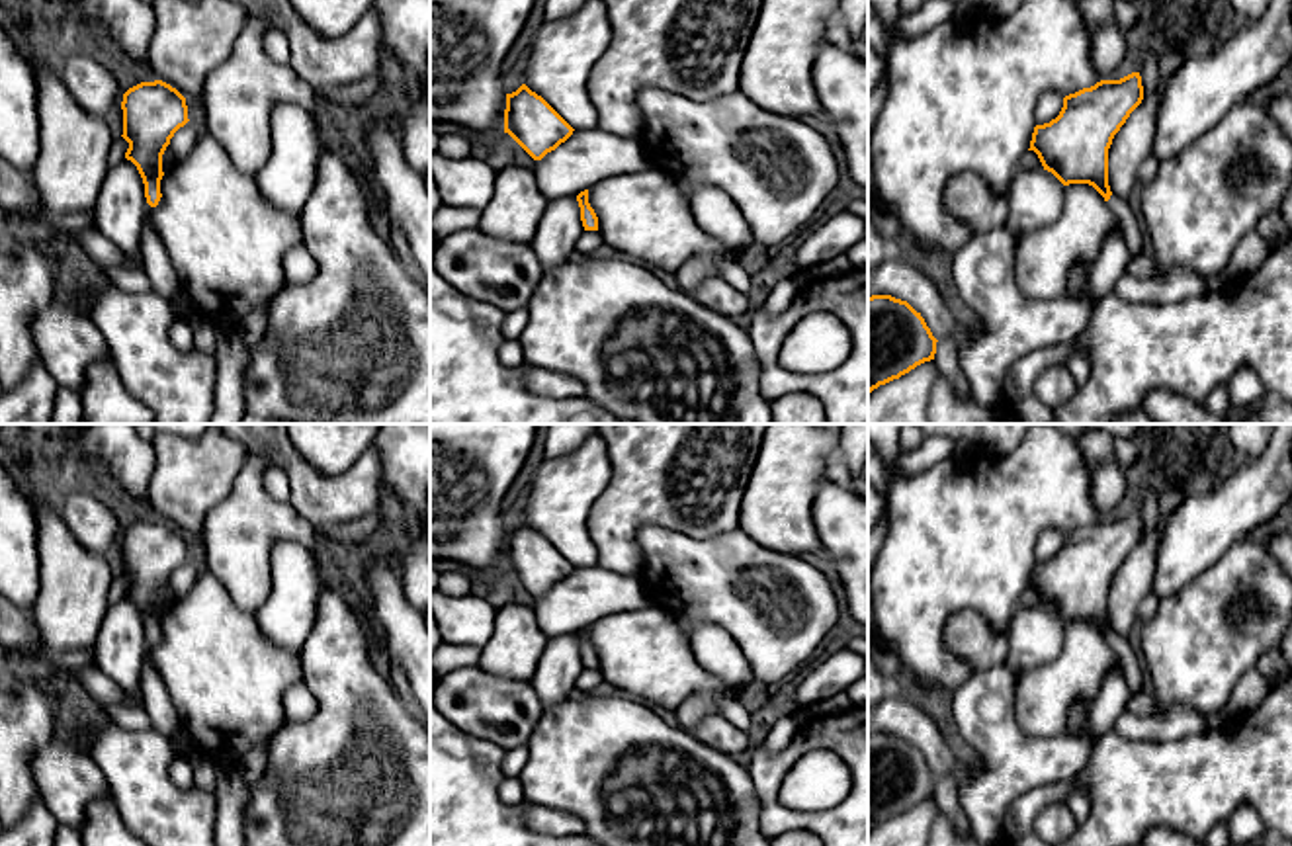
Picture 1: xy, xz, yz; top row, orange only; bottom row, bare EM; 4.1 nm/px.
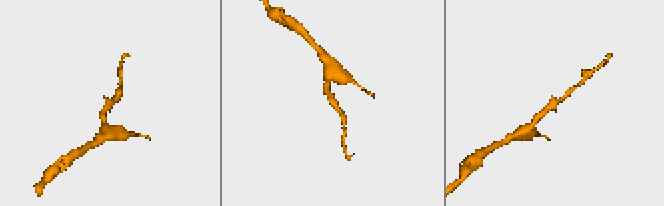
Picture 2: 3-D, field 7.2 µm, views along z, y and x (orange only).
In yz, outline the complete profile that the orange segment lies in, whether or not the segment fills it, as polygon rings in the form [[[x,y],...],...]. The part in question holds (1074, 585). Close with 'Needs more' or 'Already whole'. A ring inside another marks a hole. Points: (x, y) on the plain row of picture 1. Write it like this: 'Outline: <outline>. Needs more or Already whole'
Outline: [[[1140,510],[1120,518],[1100,518],[1065,533],[1059,553],[1034,565],[1028,586],[1063,623],[1089,621],[1104,635],[1118,656],[1130,698],[1143,688],[1145,666],[1130,641],[1108,623],[1108,586],[1141,537]]]. Needs more

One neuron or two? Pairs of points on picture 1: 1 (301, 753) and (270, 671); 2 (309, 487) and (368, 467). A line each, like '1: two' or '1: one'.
1: two
2: one

